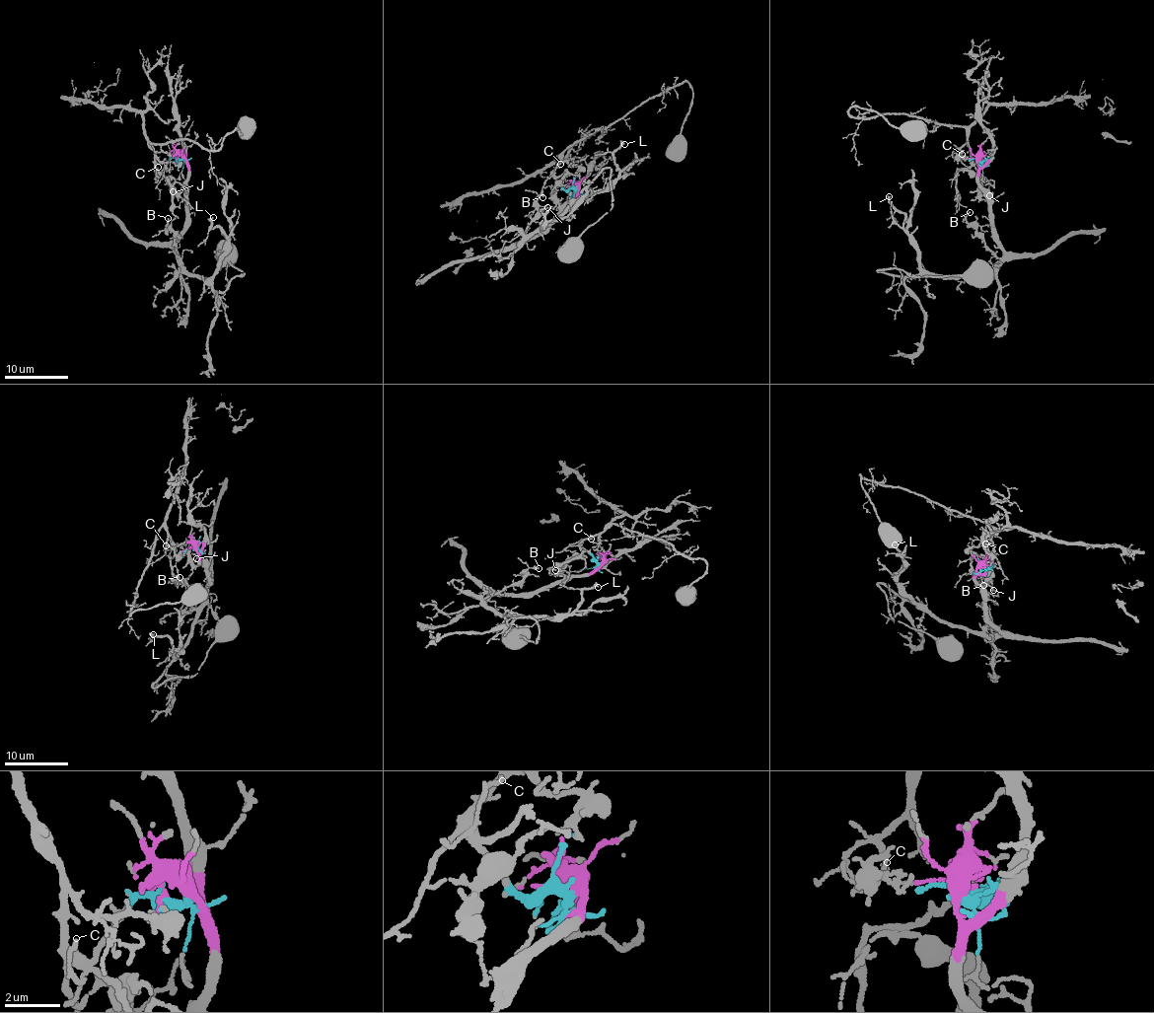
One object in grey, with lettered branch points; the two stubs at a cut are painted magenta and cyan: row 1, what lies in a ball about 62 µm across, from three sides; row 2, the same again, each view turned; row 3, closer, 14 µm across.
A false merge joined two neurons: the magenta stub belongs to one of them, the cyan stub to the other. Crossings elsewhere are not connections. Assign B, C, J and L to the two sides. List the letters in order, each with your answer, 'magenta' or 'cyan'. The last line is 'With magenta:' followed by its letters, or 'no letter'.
B: magenta
C: cyan
J: magenta
L: magenta
With magenta: B, J, L

